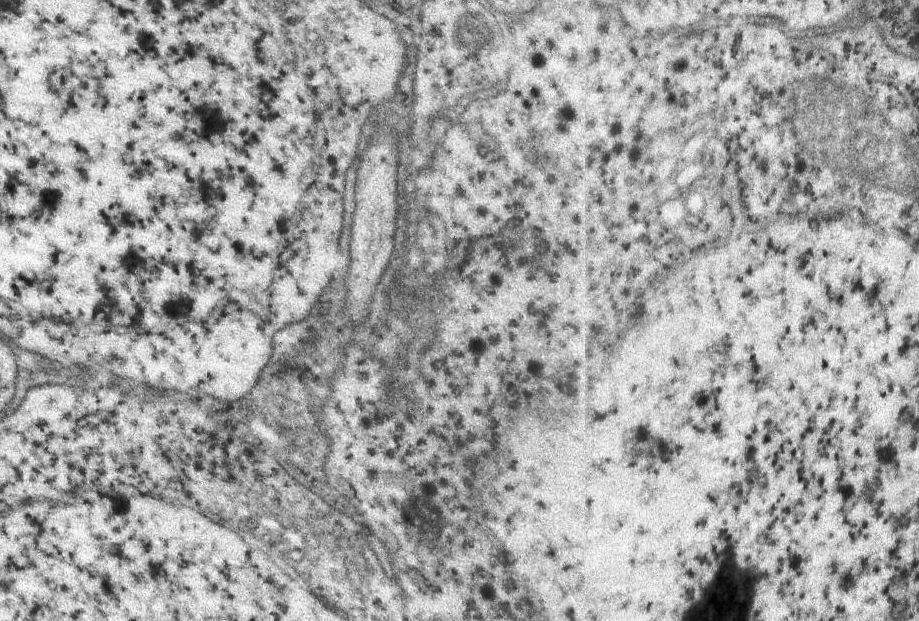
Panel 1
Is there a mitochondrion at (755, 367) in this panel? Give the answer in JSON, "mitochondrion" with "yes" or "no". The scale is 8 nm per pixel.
{"mitochondrion":"no"}

